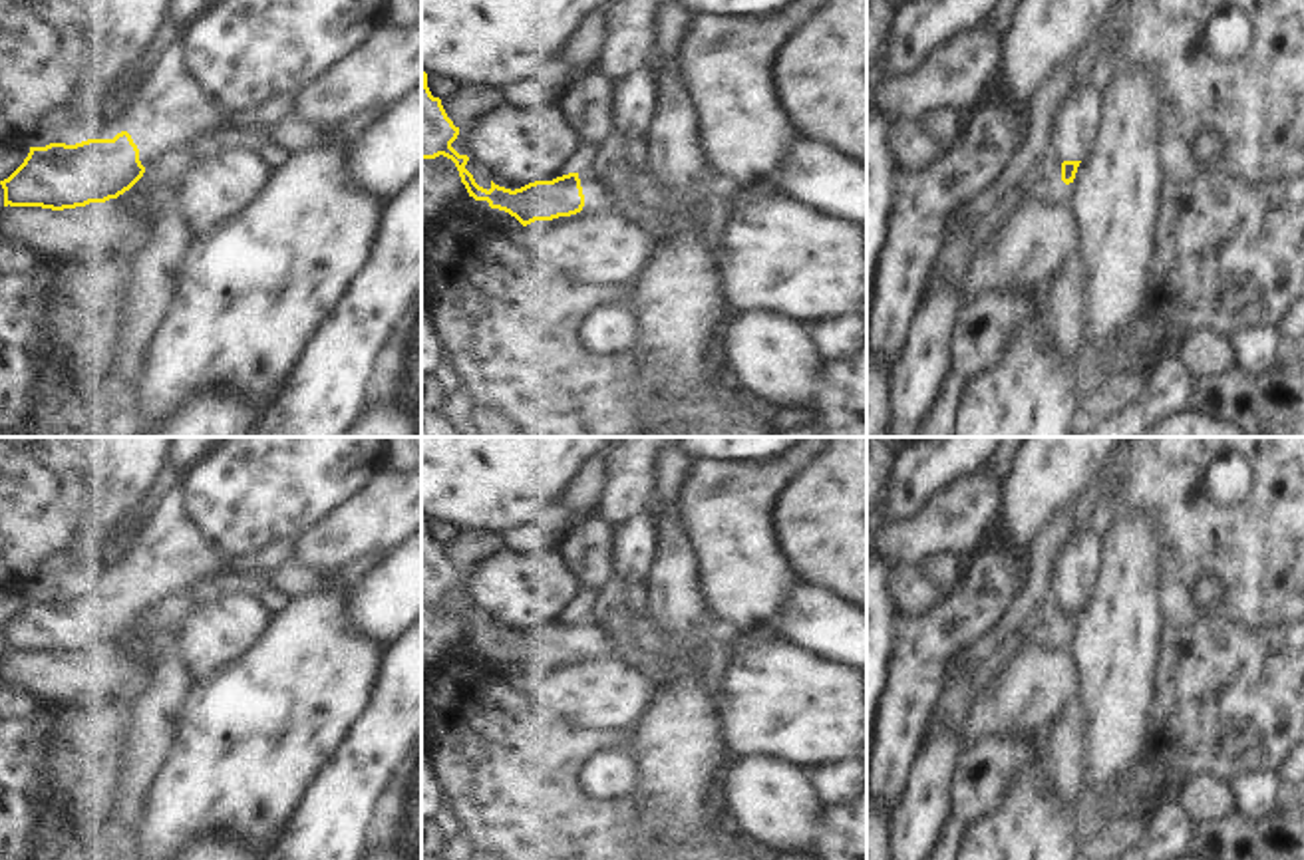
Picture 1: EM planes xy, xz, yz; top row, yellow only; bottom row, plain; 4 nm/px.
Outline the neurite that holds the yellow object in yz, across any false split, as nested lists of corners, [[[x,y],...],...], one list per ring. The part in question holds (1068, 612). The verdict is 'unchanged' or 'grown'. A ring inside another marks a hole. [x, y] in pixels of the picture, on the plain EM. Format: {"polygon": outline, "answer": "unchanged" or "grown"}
{"polygon": [[[1083,510],[1061,528],[1040,558],[1040,586],[1050,588],[1061,600],[1061,626],[1073,628],[1083,602],[1091,596],[1099,574],[1101,530],[1095,518]]], "answer": "grown"}

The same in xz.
{"polygon": [[[421,514],[421,606],[439,600],[451,604],[469,642],[487,645],[491,653],[509,657],[523,671],[535,665],[553,665],[576,657],[582,657],[584,661],[618,659],[618,640],[600,626],[580,626],[578,618],[569,618],[553,626],[535,626],[515,636],[491,626],[491,634],[487,636],[479,632],[465,614],[469,602],[459,600],[451,592],[457,580],[459,572],[447,562],[441,544],[431,540],[427,518]]], "answer": "grown"}

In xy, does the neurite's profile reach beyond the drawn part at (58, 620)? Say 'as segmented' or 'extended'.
extended

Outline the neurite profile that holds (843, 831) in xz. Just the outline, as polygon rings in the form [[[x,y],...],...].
[[[867,790],[851,804],[829,804],[809,860],[867,860]]]

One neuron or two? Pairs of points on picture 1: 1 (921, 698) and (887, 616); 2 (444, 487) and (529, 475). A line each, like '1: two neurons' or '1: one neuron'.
1: two neurons
2: one neuron

